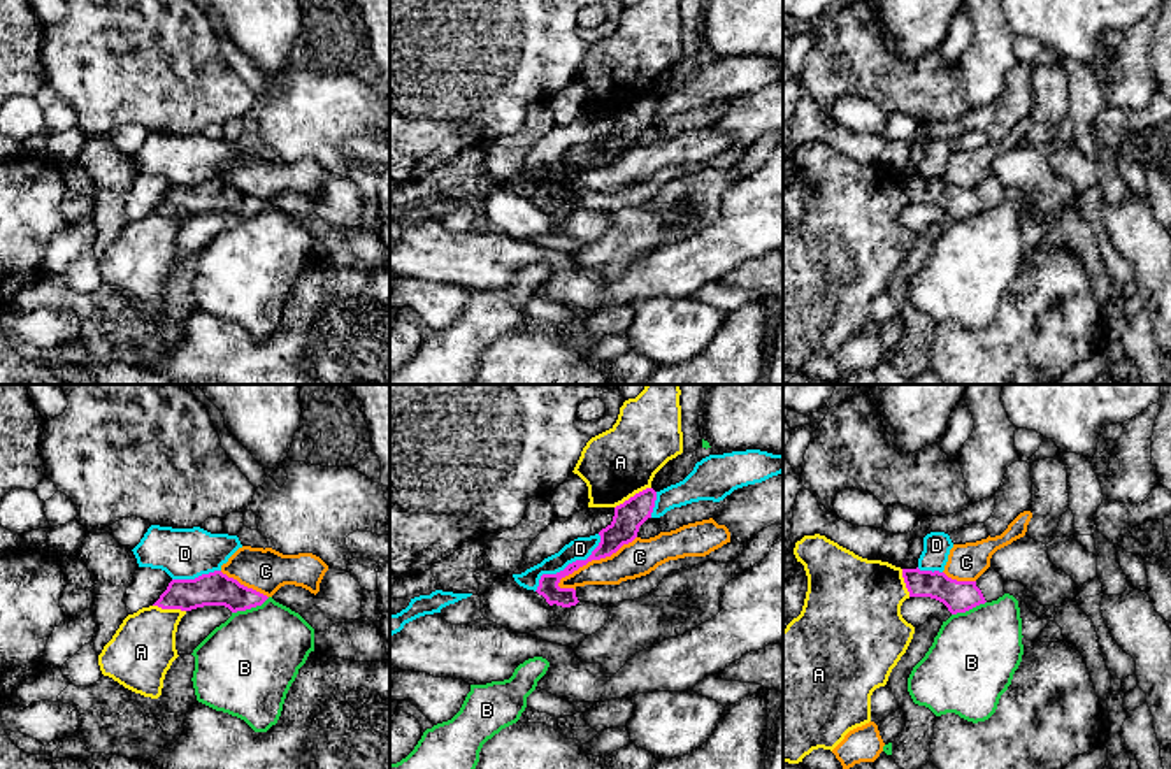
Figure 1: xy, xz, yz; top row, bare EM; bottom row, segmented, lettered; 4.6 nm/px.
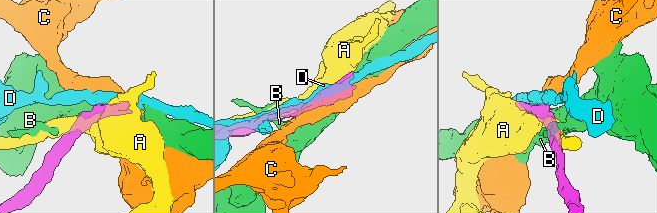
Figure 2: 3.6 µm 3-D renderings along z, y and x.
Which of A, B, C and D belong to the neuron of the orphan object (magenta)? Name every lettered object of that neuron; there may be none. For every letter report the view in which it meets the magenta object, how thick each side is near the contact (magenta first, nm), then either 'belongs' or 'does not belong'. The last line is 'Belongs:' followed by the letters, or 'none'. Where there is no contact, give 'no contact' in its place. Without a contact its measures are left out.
A: meets magenta in xz; 140 nm thick on the magenta side, 320 nm on the other; does not belong
B: meets magenta in xy; 160 nm thick on the magenta side, 440 nm on the other; does not belong
C: meets magenta in xz; 140 nm thick on the magenta side, 160 nm on the other; does not belong
D: meets magenta in xz; 110 nm thick on the magenta side, 100 nm on the other; does not belong
Belongs: none

